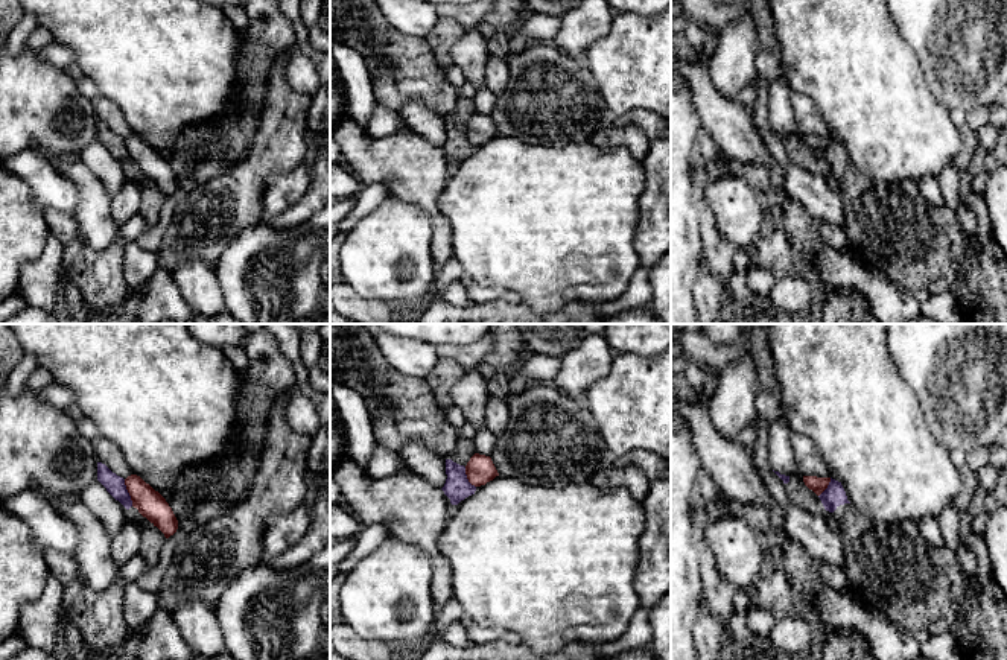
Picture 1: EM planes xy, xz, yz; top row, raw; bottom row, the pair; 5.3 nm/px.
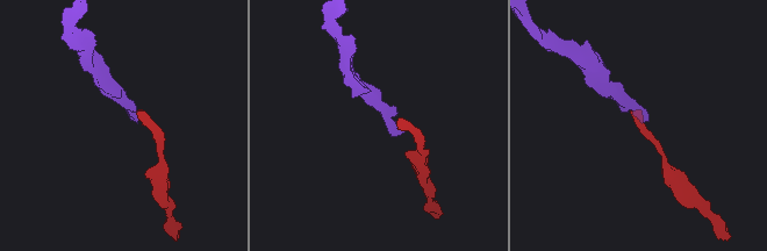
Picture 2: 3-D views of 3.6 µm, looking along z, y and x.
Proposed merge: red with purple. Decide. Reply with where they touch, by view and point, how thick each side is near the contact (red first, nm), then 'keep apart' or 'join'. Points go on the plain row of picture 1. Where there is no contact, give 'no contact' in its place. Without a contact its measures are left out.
contact xy (128, 151); calibres 150 and 100 nm; keep apart

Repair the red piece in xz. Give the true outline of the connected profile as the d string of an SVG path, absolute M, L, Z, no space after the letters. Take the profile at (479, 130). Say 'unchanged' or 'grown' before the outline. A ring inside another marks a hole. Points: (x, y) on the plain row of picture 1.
unchanged; M475 113L465 125L465 134L472 144L481 146L499 135L490 116Z

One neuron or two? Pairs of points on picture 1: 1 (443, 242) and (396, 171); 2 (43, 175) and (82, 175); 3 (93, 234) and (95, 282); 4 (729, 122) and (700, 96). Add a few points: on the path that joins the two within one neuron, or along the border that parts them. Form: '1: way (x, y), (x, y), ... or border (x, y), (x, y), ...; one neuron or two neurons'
1: way (440, 224), (432, 207), (414, 189); one neuron
2: border (37, 154), (76, 183), (79, 203), (75, 210); two neurons
3: border (116, 236), (99, 248), (93, 248), (85, 242); two neurons
4: way (721, 117), (708, 104); one neuron

